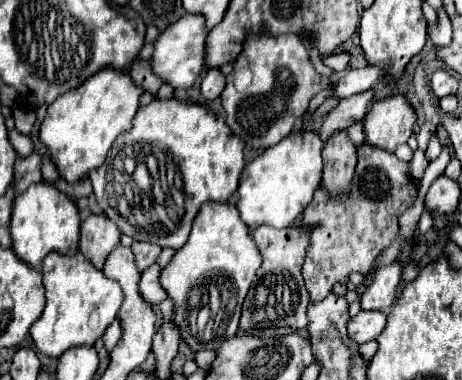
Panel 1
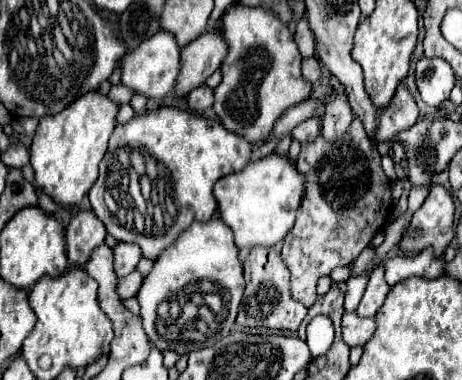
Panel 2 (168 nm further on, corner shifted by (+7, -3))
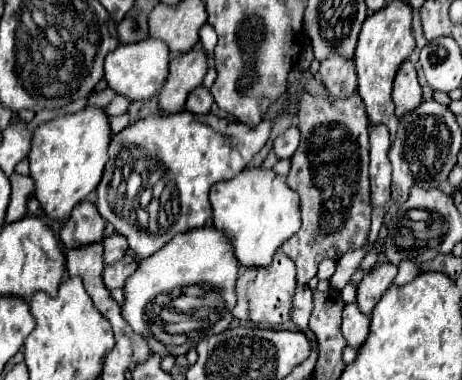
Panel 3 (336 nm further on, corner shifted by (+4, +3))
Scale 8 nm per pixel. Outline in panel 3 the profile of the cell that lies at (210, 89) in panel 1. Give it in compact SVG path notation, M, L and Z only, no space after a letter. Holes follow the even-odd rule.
M200 86L194 92L190 92L184 108L188 112L192 112L192 114L208 114L210 108L212 108L212 104L214 104L214 98L212 98L210 90L204 88L204 86Z

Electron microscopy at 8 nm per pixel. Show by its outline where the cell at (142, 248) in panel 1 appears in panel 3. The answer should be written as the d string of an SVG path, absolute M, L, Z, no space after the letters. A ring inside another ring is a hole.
M112 234L110 238L104 238L104 262L120 262L120 258L126 256L128 250L128 240L120 234Z

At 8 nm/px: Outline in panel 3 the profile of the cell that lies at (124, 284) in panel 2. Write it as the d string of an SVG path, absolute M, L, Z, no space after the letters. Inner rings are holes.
M126 256L124 260L112 264L112 266L106 266L104 268L104 284L108 290L114 290L114 288L124 288L126 280L134 274L134 270L138 268L138 264L134 262L134 258Z

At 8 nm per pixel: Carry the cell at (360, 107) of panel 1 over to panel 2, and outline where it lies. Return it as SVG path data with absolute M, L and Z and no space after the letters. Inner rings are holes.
M309 118L291 130L291 138L299 140L301 144L317 138L319 134L319 118Z

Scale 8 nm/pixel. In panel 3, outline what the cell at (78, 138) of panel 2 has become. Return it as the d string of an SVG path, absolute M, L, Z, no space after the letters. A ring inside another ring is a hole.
M86 106L86 108L78 110L76 114L58 116L50 122L40 124L34 130L32 148L30 148L30 154L28 154L30 176L36 182L34 196L38 198L38 202L42 204L44 212L50 218L54 218L54 220L68 218L72 208L76 204L80 204L98 186L98 182L102 178L102 172L104 172L104 164L108 162L108 154L106 154L108 142L110 142L110 118L104 114L104 108L98 108L98 106Z

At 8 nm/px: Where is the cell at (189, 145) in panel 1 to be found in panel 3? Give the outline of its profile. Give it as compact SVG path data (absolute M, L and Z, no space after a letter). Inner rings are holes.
M180 110L176 114L152 114L142 120L136 120L134 124L126 126L122 132L114 134L110 142L110 160L106 162L104 176L96 188L98 200L98 212L110 222L118 234L128 238L130 248L140 256L148 258L154 252L158 252L164 244L168 244L178 232L186 232L198 226L208 224L212 216L212 206L208 202L208 190L212 184L220 180L234 178L240 170L248 166L248 162L262 150L266 144L270 132L272 132L274 120L264 120L258 126L250 128L244 124L234 124L234 138L228 134L216 132L212 126L202 122L192 112ZM140 146L150 150L150 158L160 162L166 168L166 186L160 194L160 208L156 222L150 222L148 216L132 216L124 214L126 208L126 196L124 186L112 188L112 170L116 168L116 156L120 150Z

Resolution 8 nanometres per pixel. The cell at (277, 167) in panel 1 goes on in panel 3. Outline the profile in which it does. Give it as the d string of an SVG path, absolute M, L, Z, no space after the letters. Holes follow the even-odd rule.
M244 168L230 180L212 186L210 202L214 226L228 232L234 240L234 254L242 266L268 266L274 252L300 228L300 198L274 170Z

